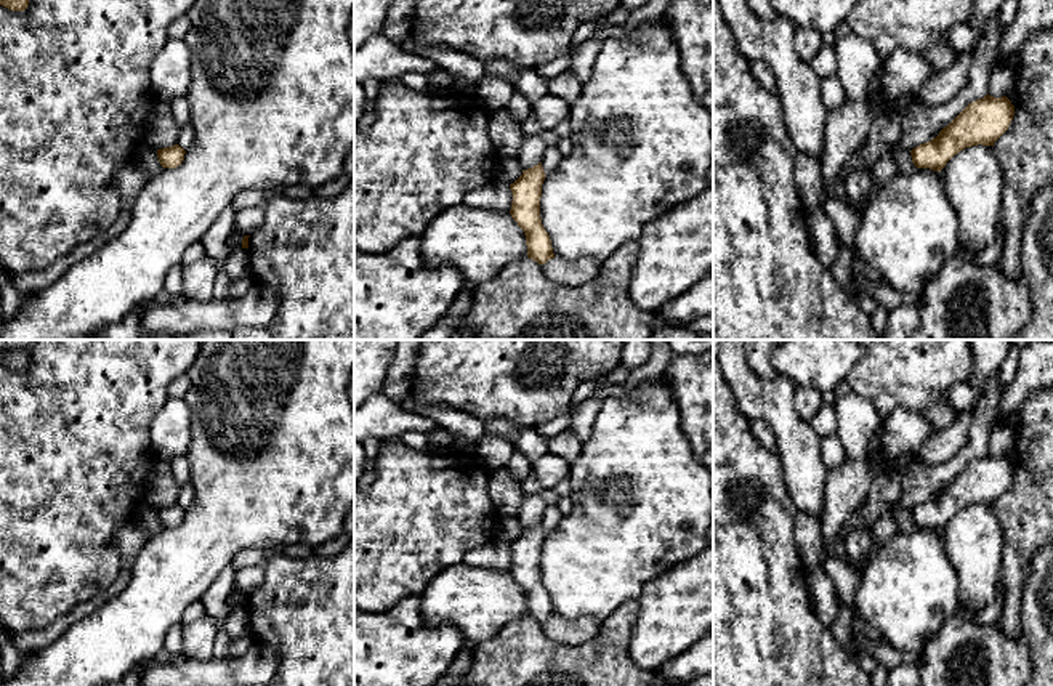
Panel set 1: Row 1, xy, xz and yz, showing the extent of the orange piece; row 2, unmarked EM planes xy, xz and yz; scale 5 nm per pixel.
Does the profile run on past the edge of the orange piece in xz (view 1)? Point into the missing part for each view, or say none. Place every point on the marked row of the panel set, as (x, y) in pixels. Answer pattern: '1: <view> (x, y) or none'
1: none

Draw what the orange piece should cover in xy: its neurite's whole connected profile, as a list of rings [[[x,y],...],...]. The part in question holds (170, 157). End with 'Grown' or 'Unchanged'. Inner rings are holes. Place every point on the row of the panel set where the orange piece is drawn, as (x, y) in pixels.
[[[180,146],[157,149],[159,162],[163,168],[176,168],[184,160],[186,151]]]. Unchanged

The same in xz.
[[[542,162],[522,170],[522,175],[510,184],[513,202],[510,215],[524,231],[527,258],[545,264],[555,258],[551,240],[540,218],[540,197],[545,172]]]. Unchanged

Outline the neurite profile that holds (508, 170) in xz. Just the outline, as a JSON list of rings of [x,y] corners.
[[[500,157],[497,165],[497,180],[508,184],[514,183],[522,175],[522,168],[518,163],[518,159]]]

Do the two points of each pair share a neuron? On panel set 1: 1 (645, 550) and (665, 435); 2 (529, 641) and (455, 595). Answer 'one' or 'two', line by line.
1: one
2: two

